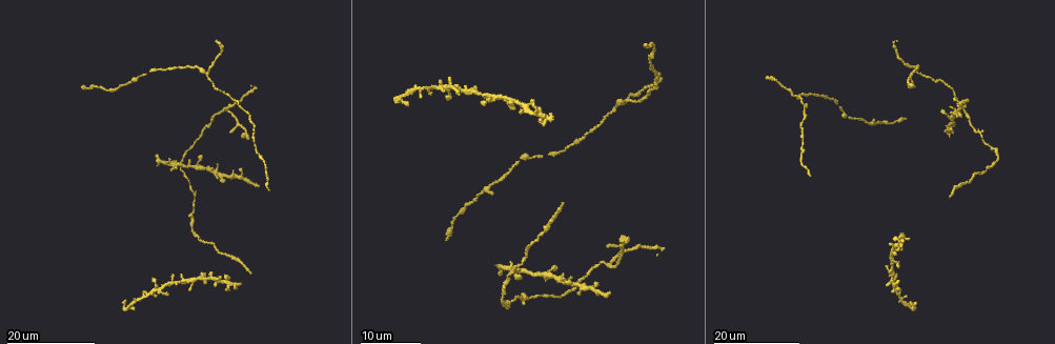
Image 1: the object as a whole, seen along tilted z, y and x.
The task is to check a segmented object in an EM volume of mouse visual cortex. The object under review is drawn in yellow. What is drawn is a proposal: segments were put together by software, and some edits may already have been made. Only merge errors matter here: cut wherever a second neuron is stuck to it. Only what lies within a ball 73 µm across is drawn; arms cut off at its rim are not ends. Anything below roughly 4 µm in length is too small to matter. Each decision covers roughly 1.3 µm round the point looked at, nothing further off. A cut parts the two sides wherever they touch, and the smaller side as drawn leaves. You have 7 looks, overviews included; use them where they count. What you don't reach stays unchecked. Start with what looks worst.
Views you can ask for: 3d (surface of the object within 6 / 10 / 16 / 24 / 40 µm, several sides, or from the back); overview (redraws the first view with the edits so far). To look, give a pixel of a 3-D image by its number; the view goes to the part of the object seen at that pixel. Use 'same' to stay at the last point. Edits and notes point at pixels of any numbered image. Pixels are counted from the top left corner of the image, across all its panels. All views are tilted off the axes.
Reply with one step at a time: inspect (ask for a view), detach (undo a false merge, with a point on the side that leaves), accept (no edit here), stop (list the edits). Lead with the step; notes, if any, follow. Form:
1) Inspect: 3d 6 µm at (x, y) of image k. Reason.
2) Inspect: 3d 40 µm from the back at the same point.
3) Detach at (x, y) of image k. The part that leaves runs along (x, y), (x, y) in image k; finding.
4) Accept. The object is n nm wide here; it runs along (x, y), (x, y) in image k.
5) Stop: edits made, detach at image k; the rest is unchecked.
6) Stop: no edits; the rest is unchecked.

Inspect: 3d 24 µm at (799, 98) of image 1. Small branch off a trunk.

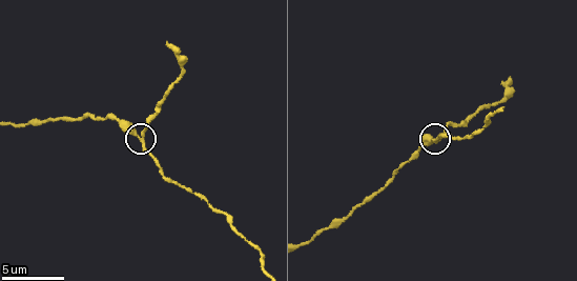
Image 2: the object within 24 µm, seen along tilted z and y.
Inspect: 3d 6 µm at (143, 132) of image 2. Closer look.

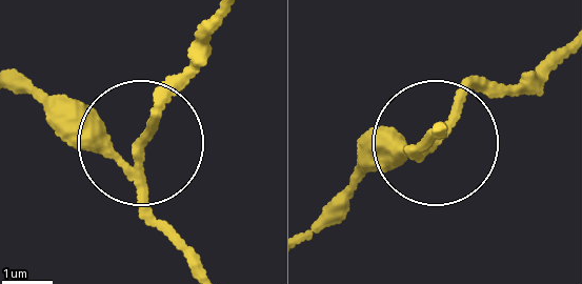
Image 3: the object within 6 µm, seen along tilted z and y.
Detach at (157, 118) of image 3. The side arm is 11 µm long; the part that leaves runs along (135, 163), (219, 26) in image 3; two neurons meet here.

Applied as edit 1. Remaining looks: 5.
Inspect: 3d 16 µm at (485, 186) of image 1. Side arm on a straight run.

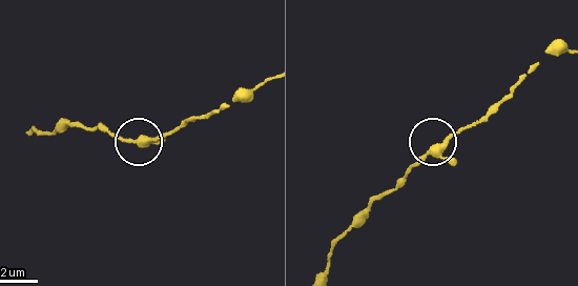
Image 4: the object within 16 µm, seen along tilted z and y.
Inspect: 3d 10 µm at (146, 138) of image 4.

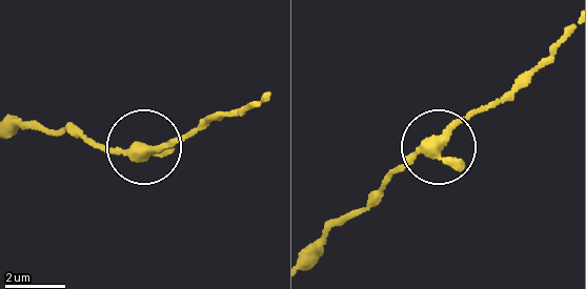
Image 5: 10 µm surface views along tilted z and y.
Accept. Continuous, no second neuron.

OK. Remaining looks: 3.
Inspect: 3d 16 µm at (172, 164) of image 1. Four or more arms meet.

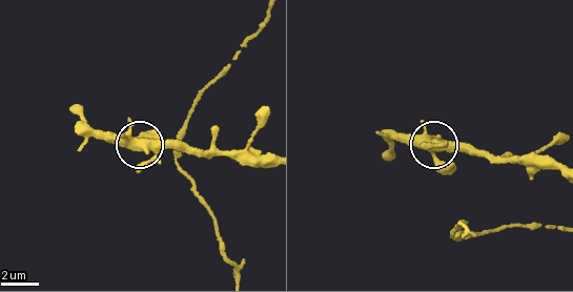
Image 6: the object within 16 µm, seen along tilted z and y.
Inspect: 3d 10 µm at (141, 145) of image 6. Closer look.

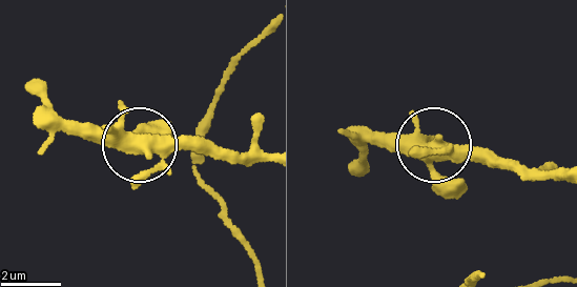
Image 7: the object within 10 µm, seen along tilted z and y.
Accept. The object is 430 nm wide here; continuous, no second neuron.

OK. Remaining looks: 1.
Stop: edits made, detach at image 3; the rest is unchecked.

